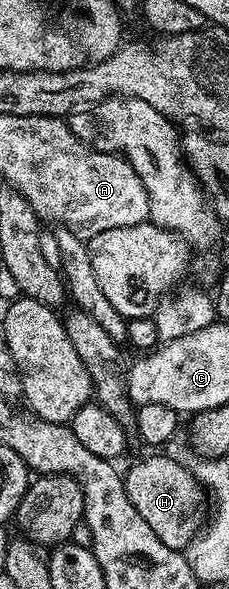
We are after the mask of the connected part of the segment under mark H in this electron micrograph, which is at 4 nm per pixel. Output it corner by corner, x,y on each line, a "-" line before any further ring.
150,456
147,460
136,461
130,469
125,469
124,479
128,502
132,502
132,506
136,506
136,511
140,513
140,518
144,518
148,526
152,526
156,538
160,538
160,542
164,542
164,546
169,548
189,549
191,540
194,539
204,520
204,512
202,516
204,486
194,477
193,471
170,456

